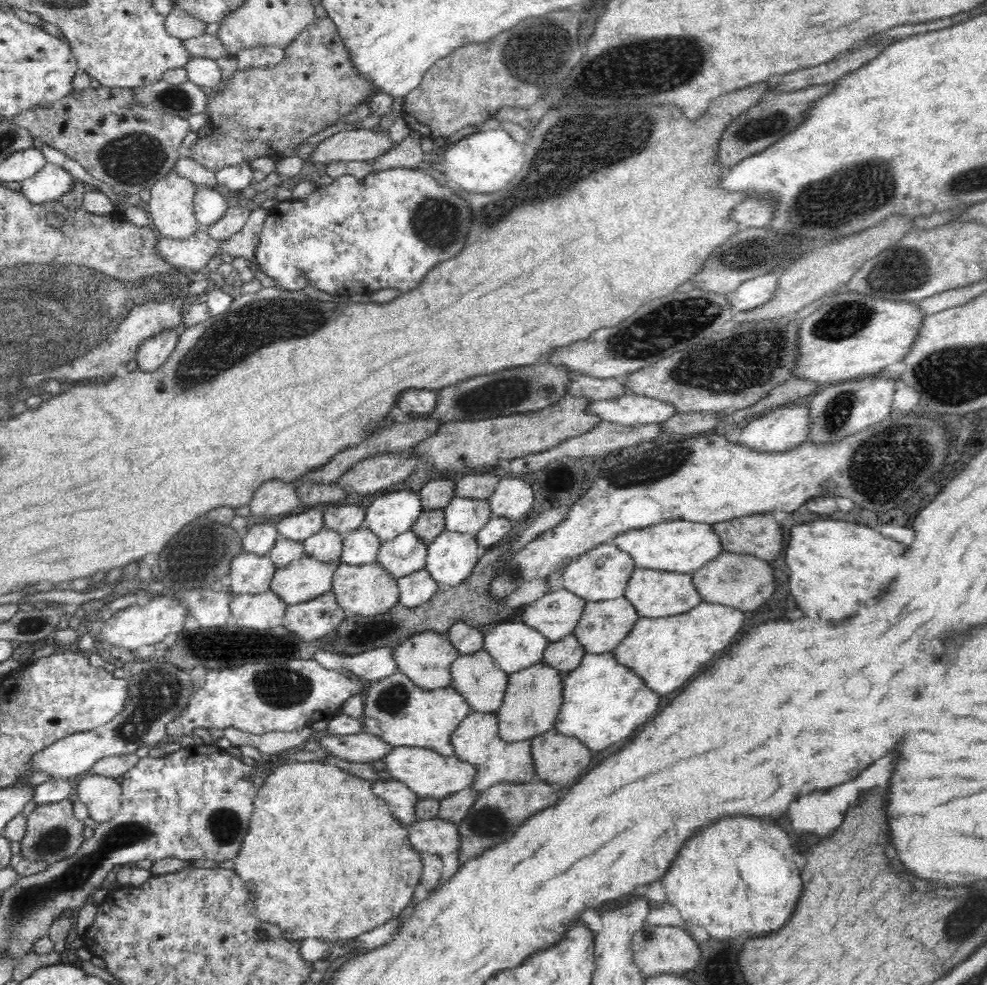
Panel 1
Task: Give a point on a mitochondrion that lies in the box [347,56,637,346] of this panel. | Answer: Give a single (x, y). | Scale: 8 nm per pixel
(438, 223)

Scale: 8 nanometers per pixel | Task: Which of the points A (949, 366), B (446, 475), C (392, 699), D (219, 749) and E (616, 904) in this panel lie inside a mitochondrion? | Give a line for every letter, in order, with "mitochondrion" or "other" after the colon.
A: mitochondrion
B: other
C: mitochondrion
D: other
E: other

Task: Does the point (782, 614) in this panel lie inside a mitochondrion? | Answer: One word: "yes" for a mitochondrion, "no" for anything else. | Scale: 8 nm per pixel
no

